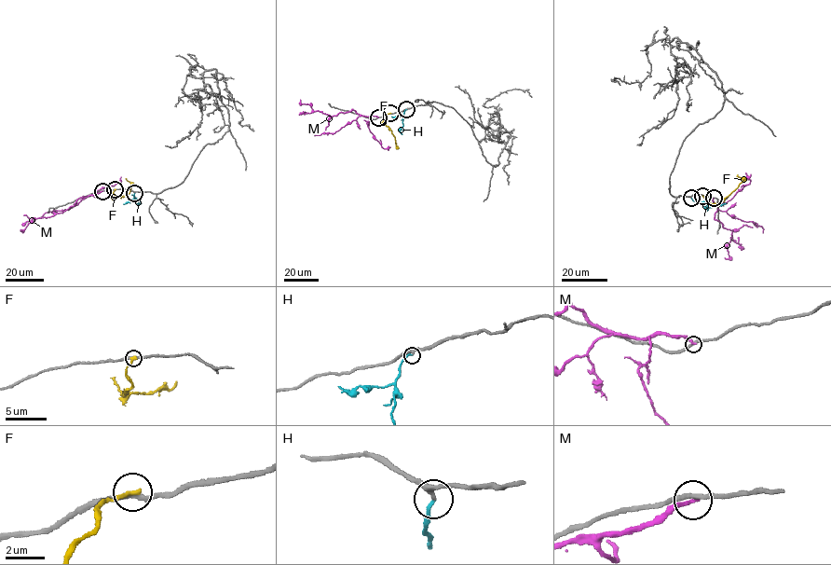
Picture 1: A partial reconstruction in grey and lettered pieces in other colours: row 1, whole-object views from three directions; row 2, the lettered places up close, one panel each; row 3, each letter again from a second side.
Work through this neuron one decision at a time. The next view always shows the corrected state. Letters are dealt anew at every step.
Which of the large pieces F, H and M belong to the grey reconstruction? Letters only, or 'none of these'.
H

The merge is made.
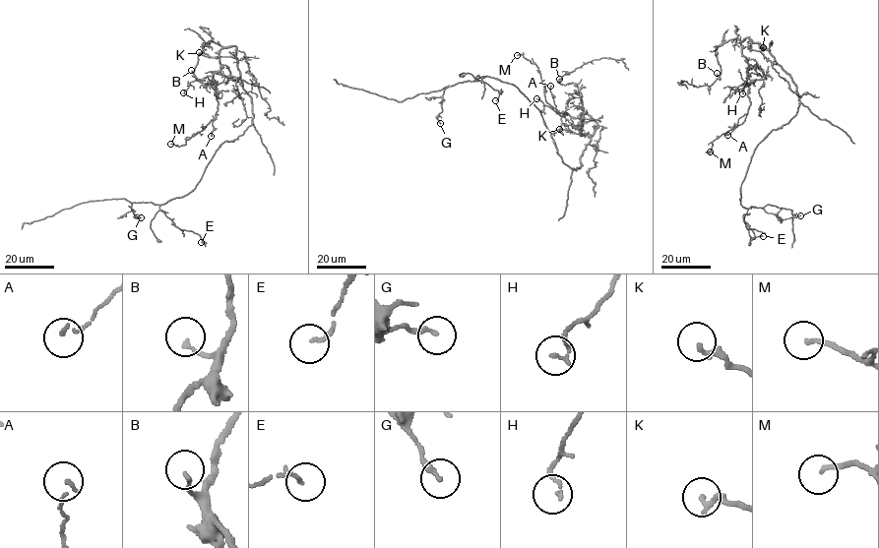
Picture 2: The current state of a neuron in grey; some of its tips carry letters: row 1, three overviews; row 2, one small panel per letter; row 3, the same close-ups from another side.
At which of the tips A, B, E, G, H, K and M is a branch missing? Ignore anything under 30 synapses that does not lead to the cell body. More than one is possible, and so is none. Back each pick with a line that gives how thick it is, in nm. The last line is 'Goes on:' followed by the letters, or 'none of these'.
Goes on: none of these

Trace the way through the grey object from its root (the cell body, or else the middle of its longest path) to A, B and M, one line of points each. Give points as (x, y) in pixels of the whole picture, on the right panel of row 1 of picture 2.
A: (788, 122), (799, 105), (796, 85), (766, 48), (747, 37), (741, 43), (749, 64), (751, 104), (727, 135)
B: (788, 122), (799, 105), (797, 86), (765, 47), (748, 37), (727, 40), (716, 51), (721, 72), (717, 73)
M: (788, 122), (799, 105), (796, 85), (766, 48), (743, 39), (751, 104), (743, 121), (717, 137), (710, 152)

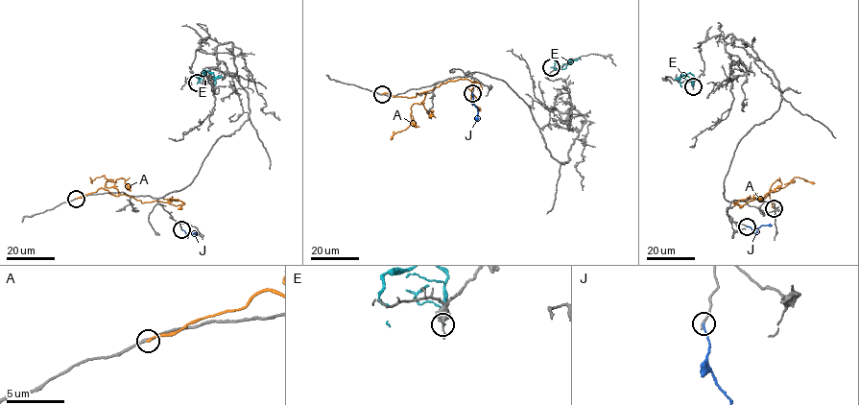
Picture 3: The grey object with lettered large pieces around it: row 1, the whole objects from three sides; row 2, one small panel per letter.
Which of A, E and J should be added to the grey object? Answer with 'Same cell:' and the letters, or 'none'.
Same cell: J

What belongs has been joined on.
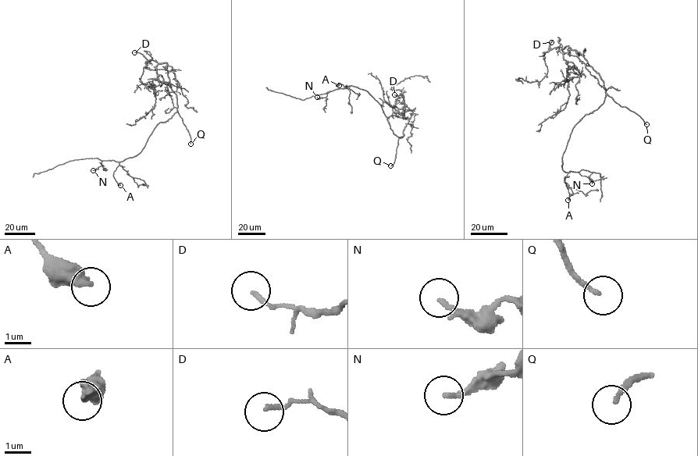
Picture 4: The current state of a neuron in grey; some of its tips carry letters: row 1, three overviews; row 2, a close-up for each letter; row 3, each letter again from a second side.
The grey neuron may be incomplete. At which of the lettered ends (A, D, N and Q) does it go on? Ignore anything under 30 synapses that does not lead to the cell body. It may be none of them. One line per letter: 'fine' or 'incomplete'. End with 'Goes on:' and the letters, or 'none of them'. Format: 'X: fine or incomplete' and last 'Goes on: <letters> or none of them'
A: fine
D: fine
N: fine
Q: incomplete
Goes on: Q

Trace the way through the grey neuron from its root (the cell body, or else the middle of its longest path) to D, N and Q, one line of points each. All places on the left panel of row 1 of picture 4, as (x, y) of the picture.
D: (168, 120), (176, 112), (178, 105), (176, 94), (169, 82), (166, 63), (148, 61), (141, 54), (134, 52)
N: (168, 120), (157, 124), (144, 147), (137, 155), (122, 161), (102, 160), (101, 165), (93, 170)
Q: (168, 120), (177, 111), (188, 131), (190, 144)

